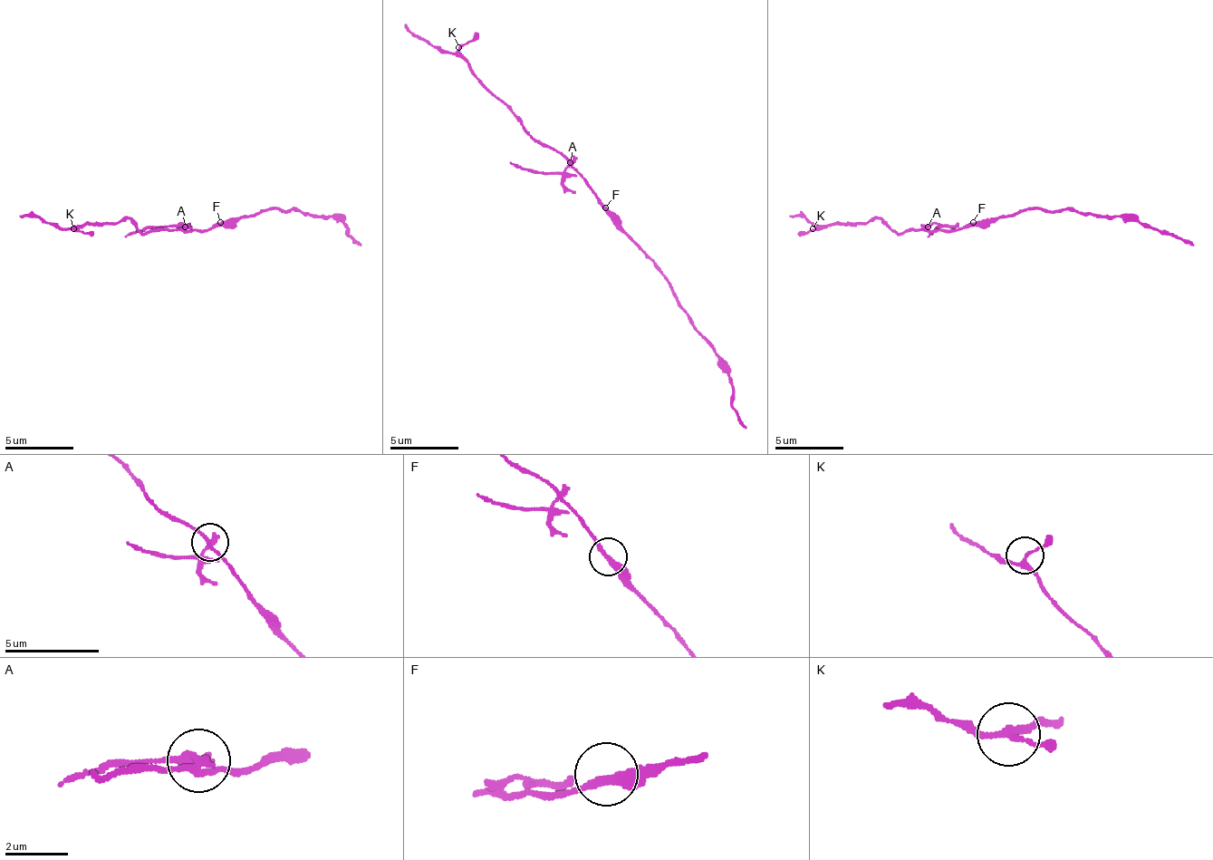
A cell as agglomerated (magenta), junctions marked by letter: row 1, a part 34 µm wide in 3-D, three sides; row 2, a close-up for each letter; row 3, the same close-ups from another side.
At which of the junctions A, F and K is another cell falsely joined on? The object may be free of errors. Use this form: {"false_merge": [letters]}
{"false_merge": ["A"]}

